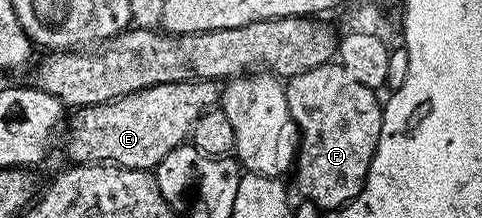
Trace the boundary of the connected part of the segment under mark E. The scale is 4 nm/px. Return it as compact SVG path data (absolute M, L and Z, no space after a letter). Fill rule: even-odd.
M181 80L177 84L160 84L159 86L151 86L143 89L142 92L132 92L126 96L120 96L117 100L111 100L107 104L93 104L90 108L76 109L68 117L67 129L69 128L69 141L65 144L65 152L70 156L73 164L117 164L121 168L143 168L146 170L156 169L159 162L163 162L163 158L167 158L167 154L171 154L171 150L180 148L182 144L190 139L193 124L199 117L209 109L218 107L221 99L222 89L216 80Z

